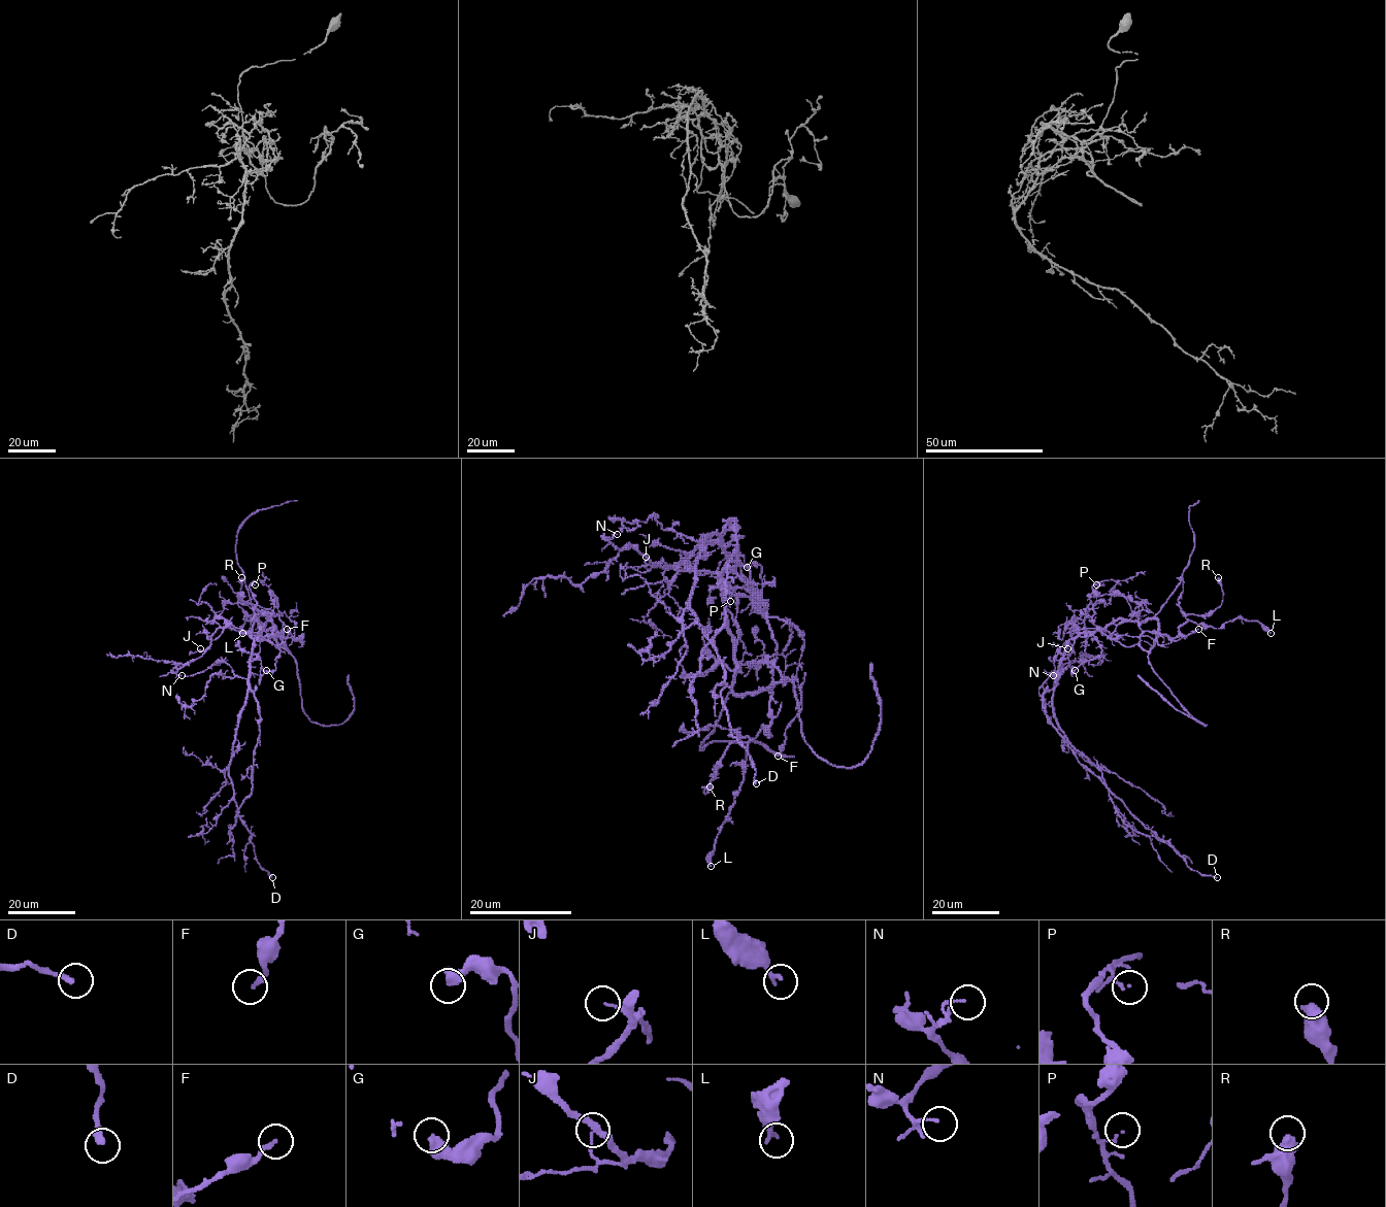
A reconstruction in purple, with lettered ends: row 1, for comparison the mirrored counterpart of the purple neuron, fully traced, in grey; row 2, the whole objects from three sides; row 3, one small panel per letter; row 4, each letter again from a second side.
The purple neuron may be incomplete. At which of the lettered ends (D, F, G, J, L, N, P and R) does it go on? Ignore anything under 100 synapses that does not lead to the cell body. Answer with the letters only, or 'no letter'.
no letter

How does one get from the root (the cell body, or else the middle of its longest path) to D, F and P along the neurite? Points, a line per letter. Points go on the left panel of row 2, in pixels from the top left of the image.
D: (253, 655), (245, 705), (232, 745), (229, 777), (236, 812), (252, 835), (250, 839), (256, 861), (272, 877)
F: (253, 655), (259, 651), (259, 638), (274, 630), (294, 639), (304, 634), (299, 635), (302, 644), (287, 629)
P: (253, 655), (250, 628), (257, 602), (250, 585), (255, 584)

